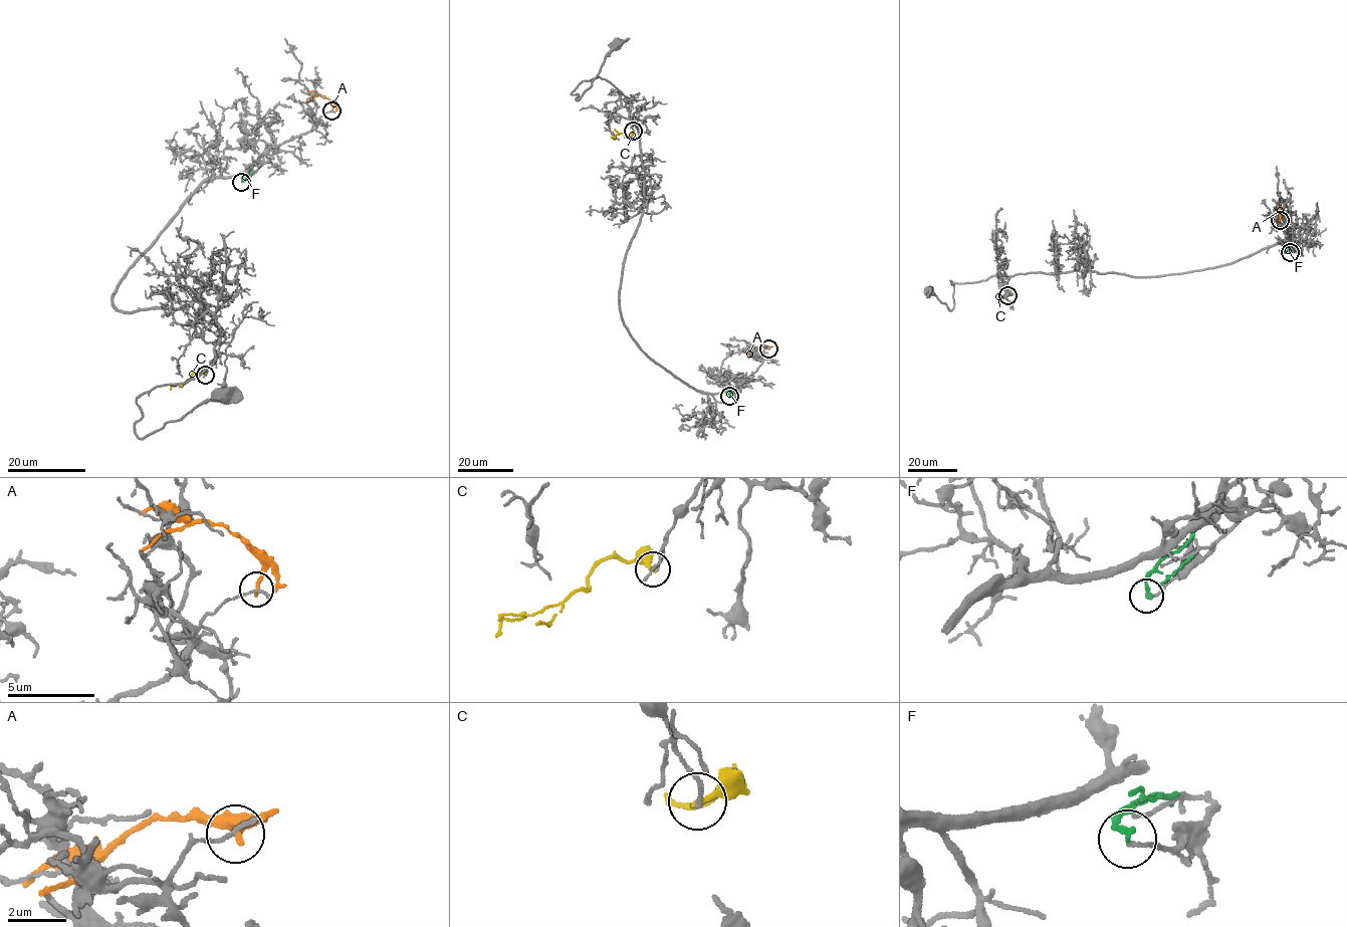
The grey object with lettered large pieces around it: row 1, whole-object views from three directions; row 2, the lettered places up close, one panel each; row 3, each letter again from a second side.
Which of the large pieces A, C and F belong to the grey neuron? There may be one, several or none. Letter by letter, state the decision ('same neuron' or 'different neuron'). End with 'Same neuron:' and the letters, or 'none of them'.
A: different neuron
C: different neuron
F: different neuron
Same neuron: none of them

